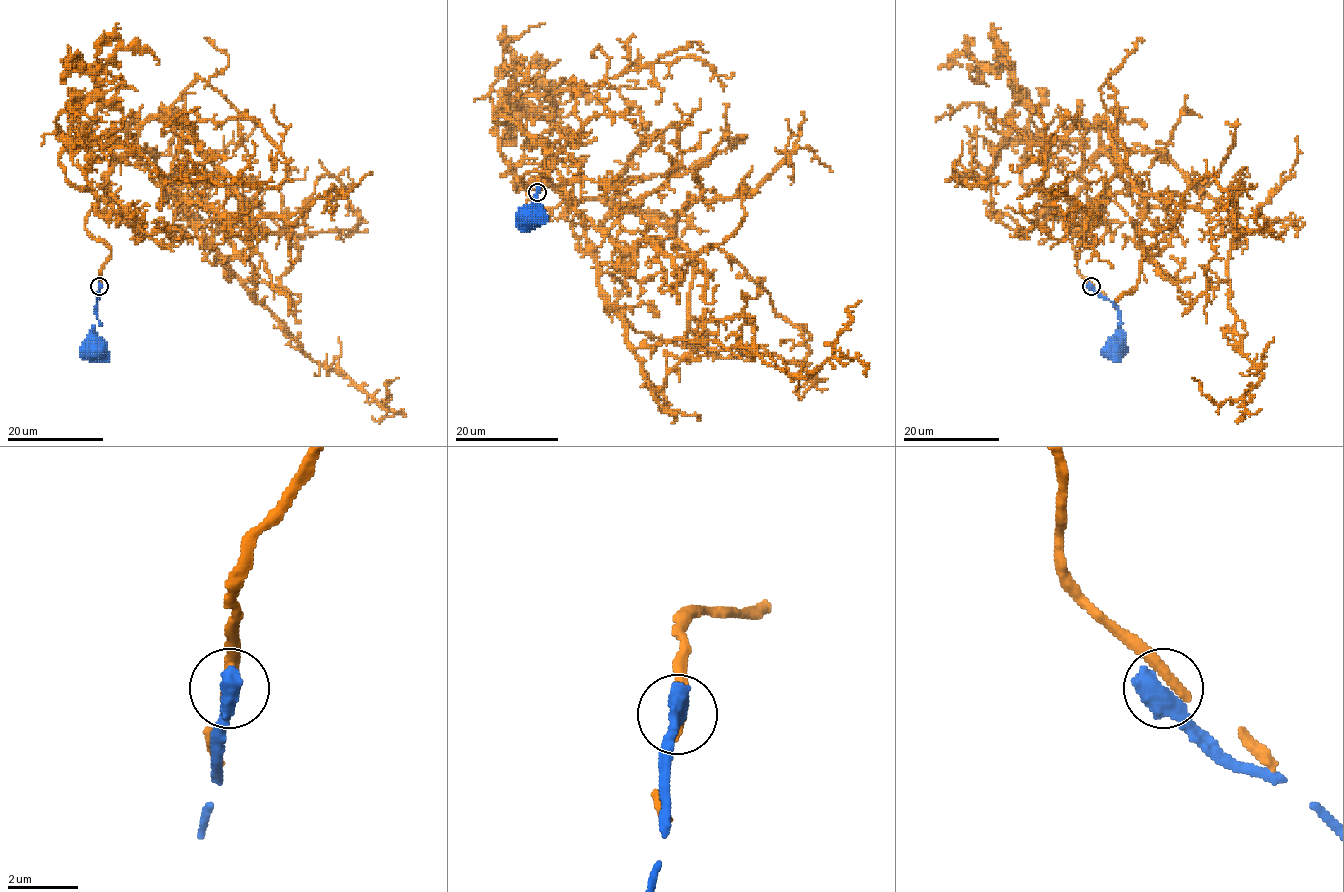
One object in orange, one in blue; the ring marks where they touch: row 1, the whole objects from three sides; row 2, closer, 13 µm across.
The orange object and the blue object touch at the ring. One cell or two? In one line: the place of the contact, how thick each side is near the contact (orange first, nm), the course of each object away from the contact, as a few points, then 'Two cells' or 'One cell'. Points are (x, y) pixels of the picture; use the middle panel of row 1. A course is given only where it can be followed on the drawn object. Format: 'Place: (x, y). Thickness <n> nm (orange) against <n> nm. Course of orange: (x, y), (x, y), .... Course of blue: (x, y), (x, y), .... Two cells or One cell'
Place: (537, 192). Thickness 440 nm (orange) against 650 nm. Course of orange: (537, 191), (549, 175), (528, 172), (574, 210), (632, 346), (718, 340), (810, 375), (860, 302). Course of blue: (537, 191), (533, 221), (536, 223), (530, 224), (531, 221). Two cells

